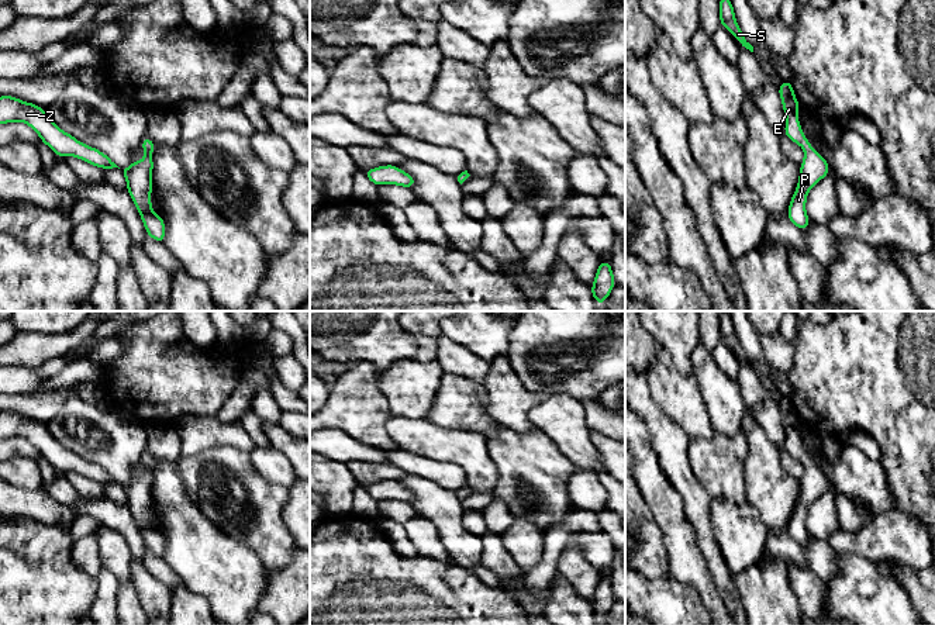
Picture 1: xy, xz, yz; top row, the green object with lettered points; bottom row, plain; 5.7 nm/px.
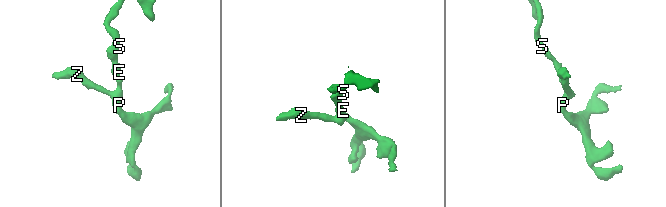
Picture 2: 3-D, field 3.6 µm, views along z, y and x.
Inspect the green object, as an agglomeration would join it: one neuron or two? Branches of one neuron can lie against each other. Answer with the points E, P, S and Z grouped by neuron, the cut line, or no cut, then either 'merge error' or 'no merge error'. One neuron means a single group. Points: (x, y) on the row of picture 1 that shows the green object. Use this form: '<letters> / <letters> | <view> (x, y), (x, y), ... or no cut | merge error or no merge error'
E P S Z | no cut | no merge error

